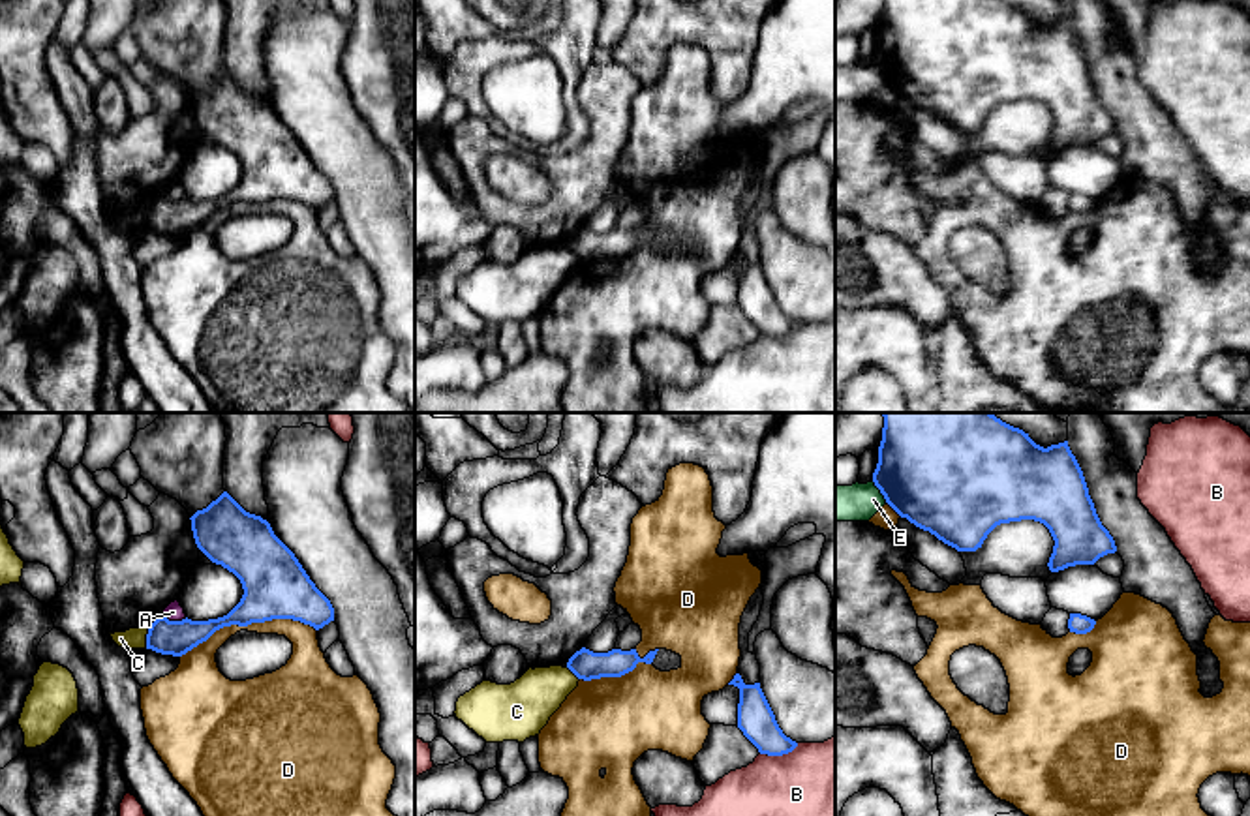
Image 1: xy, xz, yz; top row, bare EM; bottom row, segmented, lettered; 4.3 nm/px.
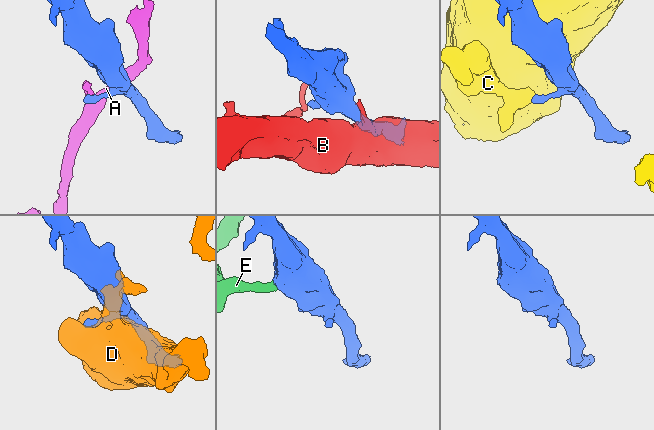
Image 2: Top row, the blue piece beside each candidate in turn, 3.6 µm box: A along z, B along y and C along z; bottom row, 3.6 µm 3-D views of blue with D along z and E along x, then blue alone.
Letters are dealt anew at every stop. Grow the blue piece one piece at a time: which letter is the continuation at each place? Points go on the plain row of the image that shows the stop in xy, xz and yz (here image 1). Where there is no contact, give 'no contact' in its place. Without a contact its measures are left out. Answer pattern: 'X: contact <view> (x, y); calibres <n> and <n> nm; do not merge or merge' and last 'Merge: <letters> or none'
A: contact xy (175, 201); calibres 150 and 80 nm; do not merge
B: contact xz (779, 334); calibres 160 and 500 nm; do not merge
C: contact xy (147, 216); calibres 150 and 100 nm; do not merge
D: contact xy (246, 205); calibres 280 and 130 nm; do not merge
E: contact yz (881, 72); calibres 460 and 160 nm; do not merge
Merge: none

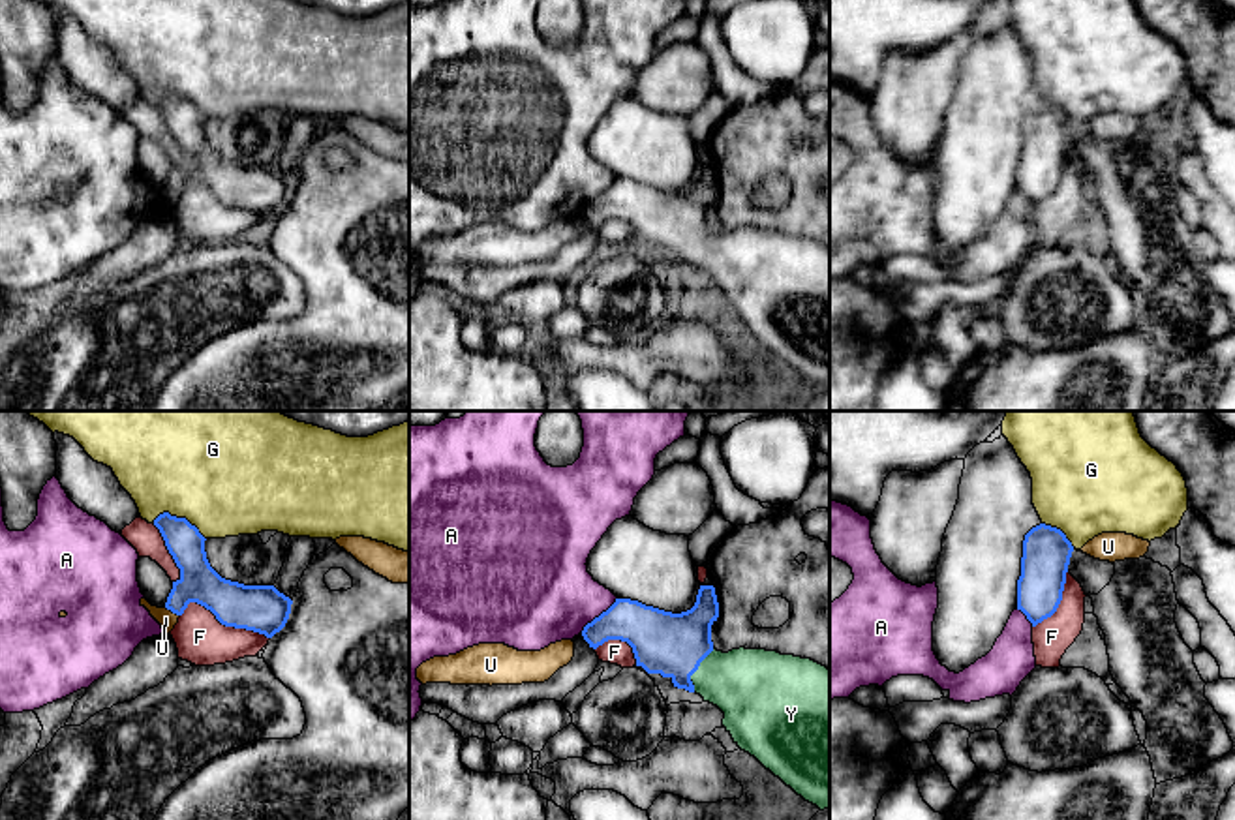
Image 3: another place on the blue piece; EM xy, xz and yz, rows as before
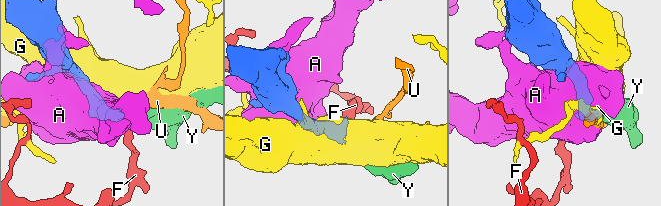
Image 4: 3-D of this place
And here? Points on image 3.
A: contact xz (599, 196); calibres 220 and 420 nm; do not merge
F: contact xy (224, 203); calibres 200 and 220 nm; do not merge
G: contact xy (181, 98); calibres 160 and 480 nm; do not merge
U: contact xy (173, 192); calibres 180 and 80 nm; do not merge
Y: contact xz (697, 248); calibres 280 and 320 nm; merge
Merge: Y

